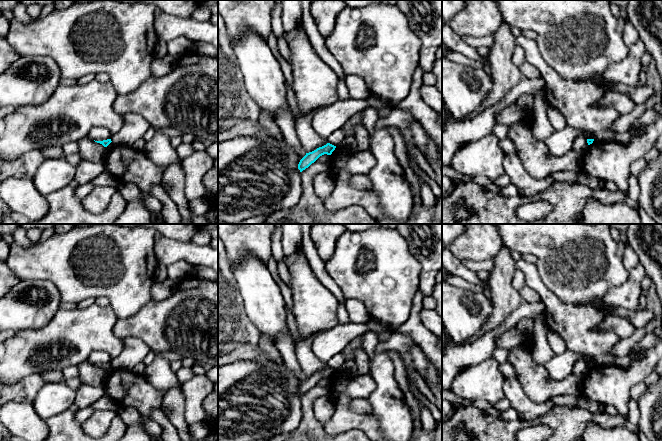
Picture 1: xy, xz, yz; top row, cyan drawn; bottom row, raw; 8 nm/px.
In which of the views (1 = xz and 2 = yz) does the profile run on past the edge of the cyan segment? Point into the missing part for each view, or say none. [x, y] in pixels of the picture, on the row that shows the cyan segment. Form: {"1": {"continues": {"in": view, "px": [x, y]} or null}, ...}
{"1": {"continues": null}, "2": {"continues": null}}

